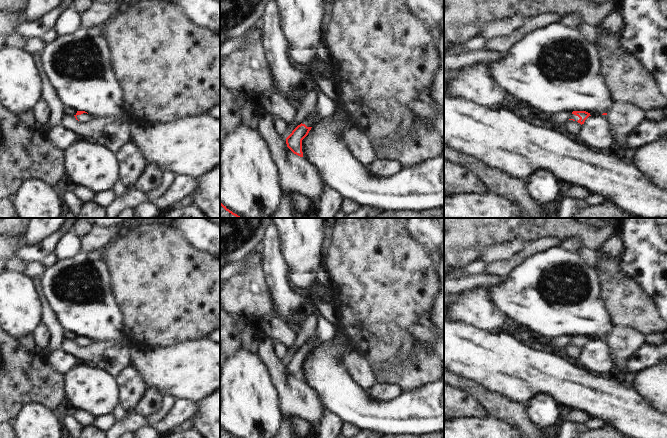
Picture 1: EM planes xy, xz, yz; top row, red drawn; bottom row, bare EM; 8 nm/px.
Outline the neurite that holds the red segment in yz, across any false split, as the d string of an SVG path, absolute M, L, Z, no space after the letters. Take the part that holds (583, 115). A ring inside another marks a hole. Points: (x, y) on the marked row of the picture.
M573 111L569 120L577 121L582 125L589 116L591 116L590 113L586 111Z

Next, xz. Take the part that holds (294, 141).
M309 114L303 122L298 125L286 138L287 147L296 155L303 157L302 140L308 135L309 131L316 123L317 118L314 114Z

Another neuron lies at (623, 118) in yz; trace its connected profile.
M614 101L607 115L615 139L613 151L626 148L628 135L645 119L645 110L632 103Z

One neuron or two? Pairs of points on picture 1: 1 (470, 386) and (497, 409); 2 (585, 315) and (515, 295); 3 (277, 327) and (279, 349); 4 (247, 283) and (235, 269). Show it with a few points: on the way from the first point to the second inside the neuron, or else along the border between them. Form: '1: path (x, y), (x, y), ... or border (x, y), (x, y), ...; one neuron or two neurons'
1: path (477, 390), (490, 402); one neuron
2: path (568, 308), (549, 308), (536, 295), (532, 295); one neuron
3: border (275, 342), (280, 342), (288, 348); two neurons
4: border (252, 253), (246, 265), (236, 275), (230, 277); two neurons

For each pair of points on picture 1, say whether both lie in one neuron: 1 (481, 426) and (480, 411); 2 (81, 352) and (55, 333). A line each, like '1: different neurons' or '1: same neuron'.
1: different neurons
2: different neurons

